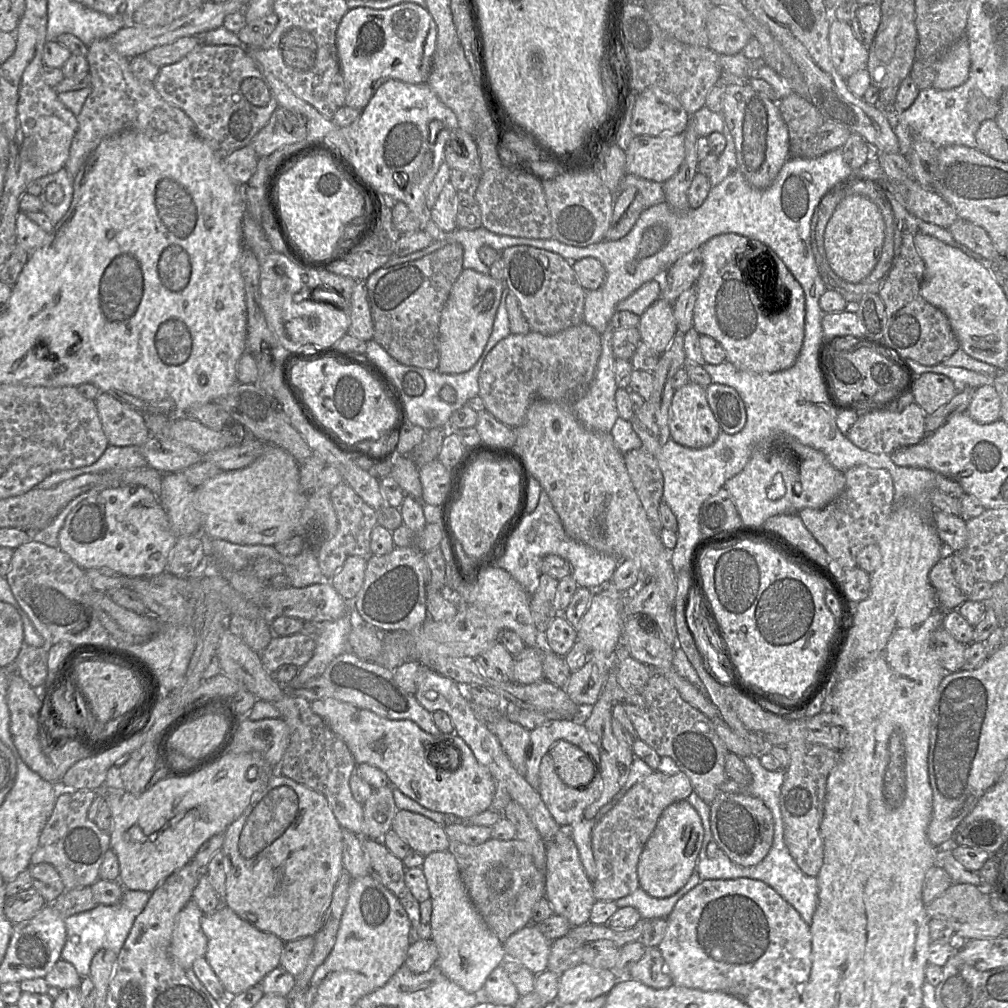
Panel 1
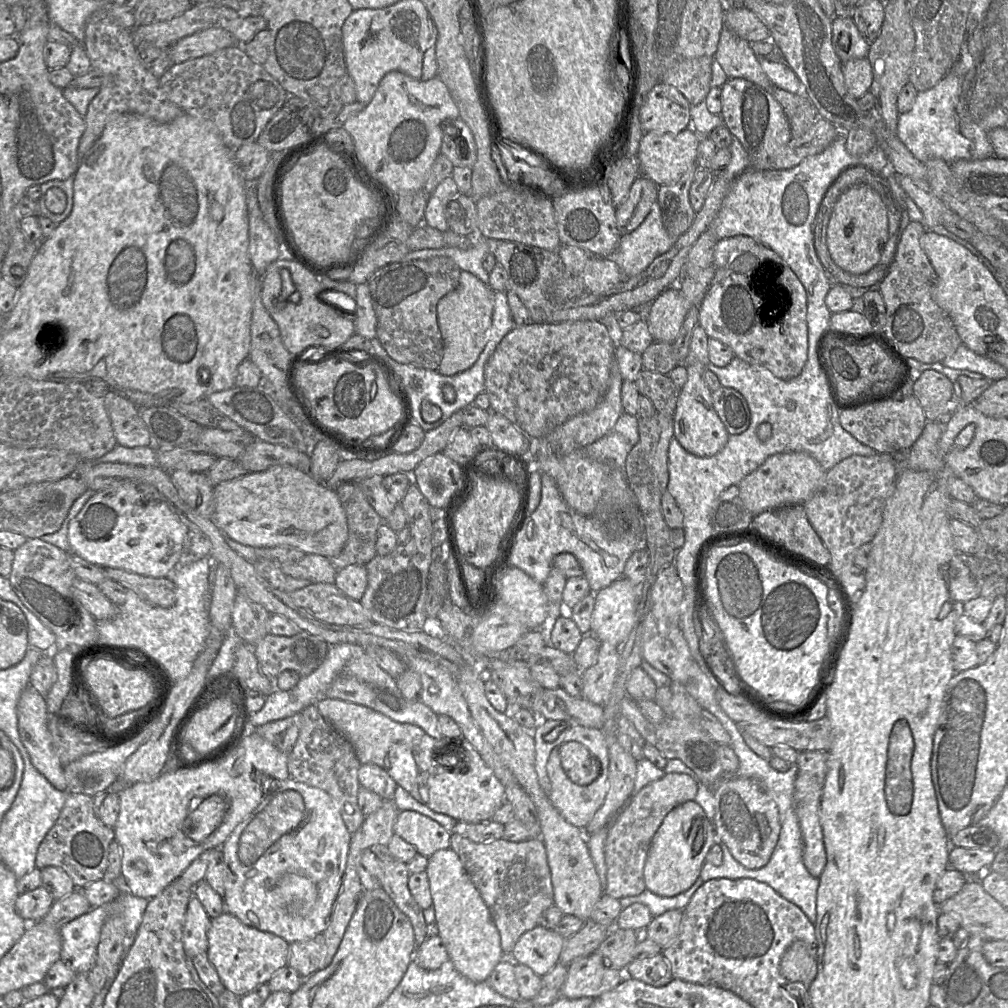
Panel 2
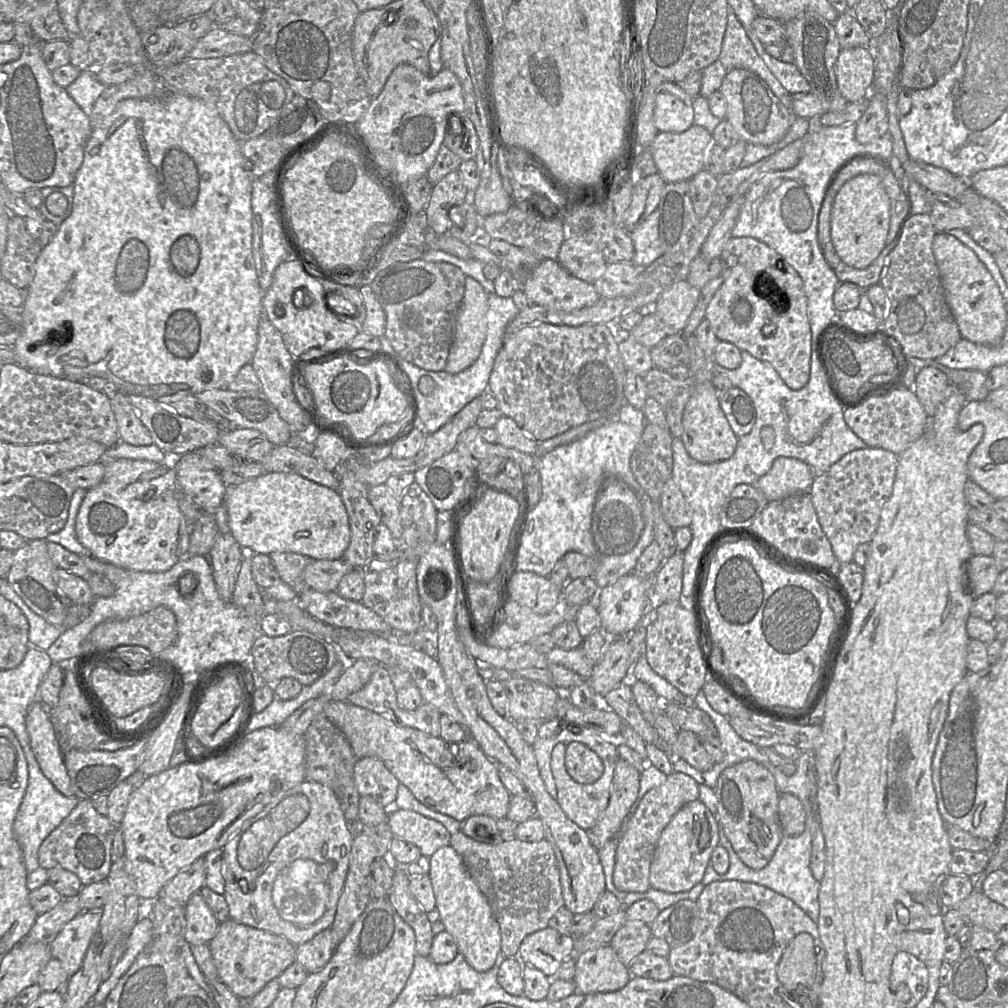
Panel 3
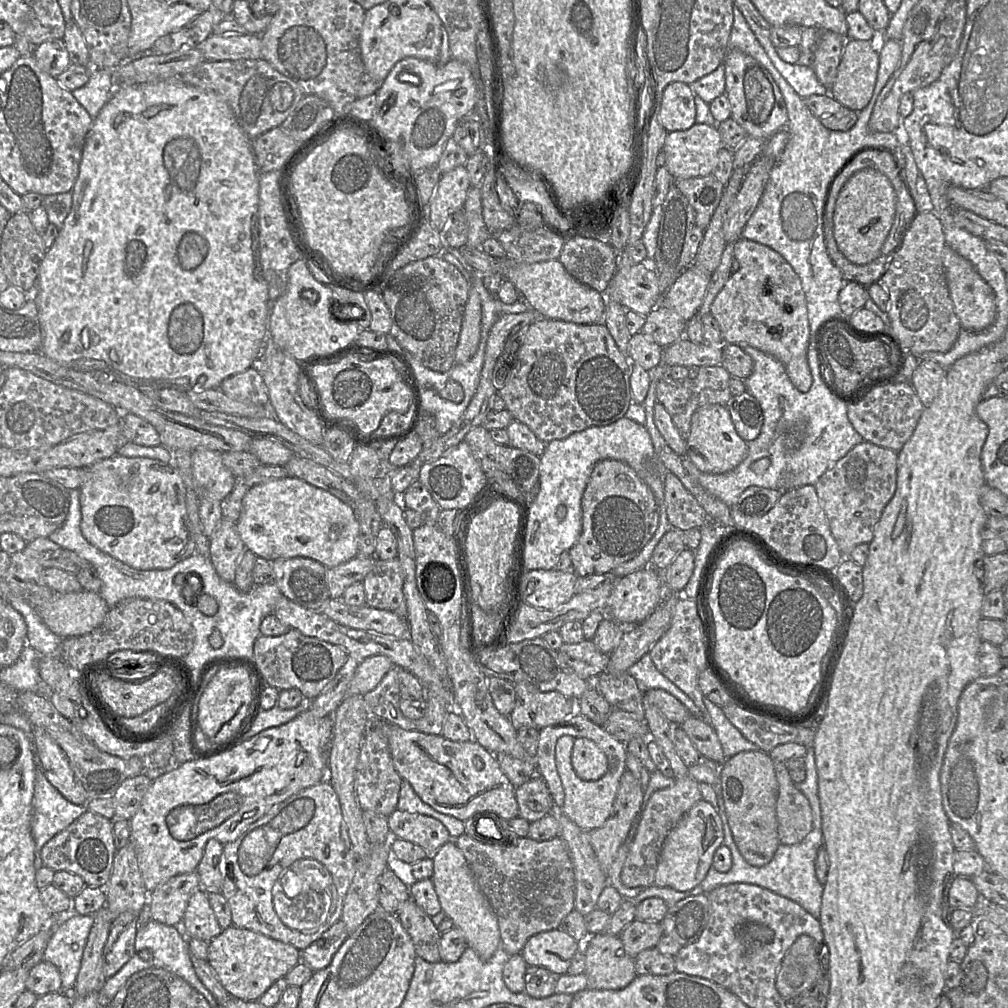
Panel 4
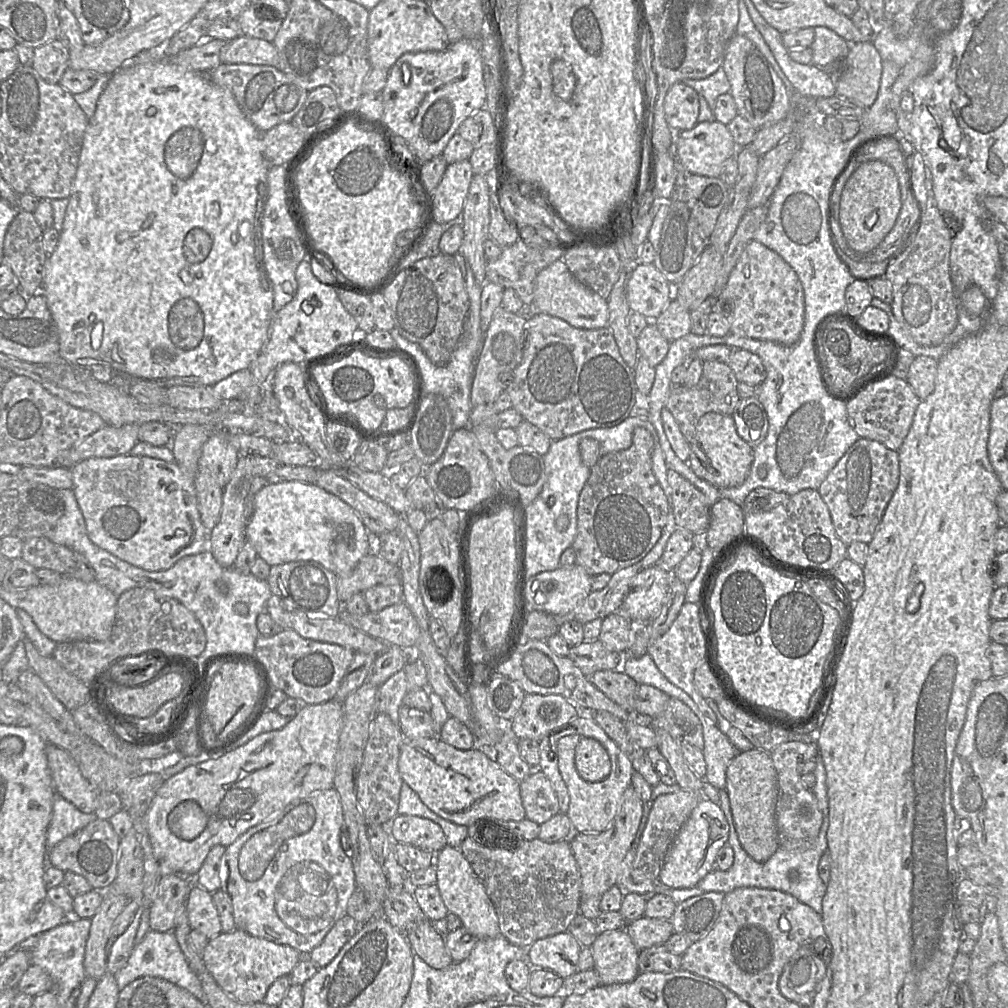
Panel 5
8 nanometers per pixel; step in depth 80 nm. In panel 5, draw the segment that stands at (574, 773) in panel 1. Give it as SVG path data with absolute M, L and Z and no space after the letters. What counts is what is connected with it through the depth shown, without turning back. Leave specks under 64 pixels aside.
M582 736L575 748L574 764L579 776L587 782L605 779L611 761L604 746L594 738Z

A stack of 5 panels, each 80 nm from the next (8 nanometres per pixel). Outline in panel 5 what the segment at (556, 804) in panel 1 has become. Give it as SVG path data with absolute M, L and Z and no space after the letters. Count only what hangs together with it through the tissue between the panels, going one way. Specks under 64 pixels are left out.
M578 734L563 736L557 743L558 769L569 794L569 807L566 812L574 831L581 833L602 832L613 822L622 800L623 793L631 786L632 765L628 773L620 766L617 759L616 767L611 766L610 774L598 782L587 782L582 779L574 764L574 754L577 743L582 736Z

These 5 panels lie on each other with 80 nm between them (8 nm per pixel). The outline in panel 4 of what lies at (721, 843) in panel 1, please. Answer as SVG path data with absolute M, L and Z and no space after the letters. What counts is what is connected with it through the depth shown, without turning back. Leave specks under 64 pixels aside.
M757 750L733 756L720 766L720 784L728 824L739 852L751 866L765 866L780 845L776 816L778 782L769 754Z

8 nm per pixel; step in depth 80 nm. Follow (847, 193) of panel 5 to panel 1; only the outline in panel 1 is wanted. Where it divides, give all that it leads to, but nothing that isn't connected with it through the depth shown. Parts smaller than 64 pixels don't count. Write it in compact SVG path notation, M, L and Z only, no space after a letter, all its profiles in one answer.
M862 195L845 197L836 207L824 234L824 249L830 267L843 280L861 283L880 259L884 236L885 222L878 206Z

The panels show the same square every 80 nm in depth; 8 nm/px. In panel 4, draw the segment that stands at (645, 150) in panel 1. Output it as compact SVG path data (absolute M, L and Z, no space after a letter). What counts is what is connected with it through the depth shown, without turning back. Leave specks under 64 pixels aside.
M695 123L687 130L668 132L664 166L674 179L711 175L722 147L717 126Z

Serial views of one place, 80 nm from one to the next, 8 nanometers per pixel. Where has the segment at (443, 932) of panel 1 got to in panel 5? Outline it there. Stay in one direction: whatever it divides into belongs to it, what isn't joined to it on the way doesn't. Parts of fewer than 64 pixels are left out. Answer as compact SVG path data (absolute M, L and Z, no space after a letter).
M446 844L435 855L435 869L437 875L436 884L440 891L442 900L449 913L455 914L462 922L462 927L466 928L470 933L480 939L494 938L500 934L498 917L495 908L488 897L483 884L474 873L470 863L464 857L459 848Z

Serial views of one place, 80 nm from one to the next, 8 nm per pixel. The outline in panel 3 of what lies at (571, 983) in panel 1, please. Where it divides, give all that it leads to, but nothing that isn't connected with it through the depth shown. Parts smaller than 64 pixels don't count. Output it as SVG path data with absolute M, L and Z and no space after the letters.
M610 945L575 955L574 994L589 995L622 989L632 975Z

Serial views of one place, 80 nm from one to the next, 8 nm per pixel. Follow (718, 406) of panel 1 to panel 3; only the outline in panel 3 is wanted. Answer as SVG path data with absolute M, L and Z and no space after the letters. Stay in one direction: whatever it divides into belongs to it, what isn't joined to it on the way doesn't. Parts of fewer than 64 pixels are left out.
M737 387L718 391L717 397L735 435L741 437L748 434L756 421L751 398Z

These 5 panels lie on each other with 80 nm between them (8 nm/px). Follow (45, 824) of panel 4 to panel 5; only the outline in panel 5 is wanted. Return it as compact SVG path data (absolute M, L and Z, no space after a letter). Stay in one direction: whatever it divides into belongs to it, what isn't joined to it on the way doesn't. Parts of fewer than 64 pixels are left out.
M56 793L53 800L52 816L46 833L45 867L52 866L49 862L49 855L55 845L85 828L97 818L95 813L81 812Z

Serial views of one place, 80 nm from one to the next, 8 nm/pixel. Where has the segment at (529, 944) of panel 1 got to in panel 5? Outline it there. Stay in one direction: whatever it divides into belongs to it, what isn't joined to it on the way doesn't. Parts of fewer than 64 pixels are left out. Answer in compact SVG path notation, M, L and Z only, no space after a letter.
M568 932L536 940L526 949L531 968L550 970L562 979L578 972L581 944Z

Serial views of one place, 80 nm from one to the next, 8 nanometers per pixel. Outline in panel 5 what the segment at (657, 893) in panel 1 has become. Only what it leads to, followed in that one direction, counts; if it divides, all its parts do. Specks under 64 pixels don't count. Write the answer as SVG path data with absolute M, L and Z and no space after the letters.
M701 799L677 832L666 853L658 880L674 889L693 888L715 868L718 852L727 844L729 826L720 805Z

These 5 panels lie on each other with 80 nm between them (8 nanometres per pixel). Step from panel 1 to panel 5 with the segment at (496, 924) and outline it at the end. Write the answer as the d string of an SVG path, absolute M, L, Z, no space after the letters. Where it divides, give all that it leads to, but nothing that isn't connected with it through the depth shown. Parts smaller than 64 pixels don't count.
M467 836L459 849L483 884L495 908L500 933L512 945L527 949L538 939L565 932L572 920L580 913L581 902L580 872L568 840L548 843L538 838L532 840L511 838L505 842L490 844L496 847L482 846L472 837Z

